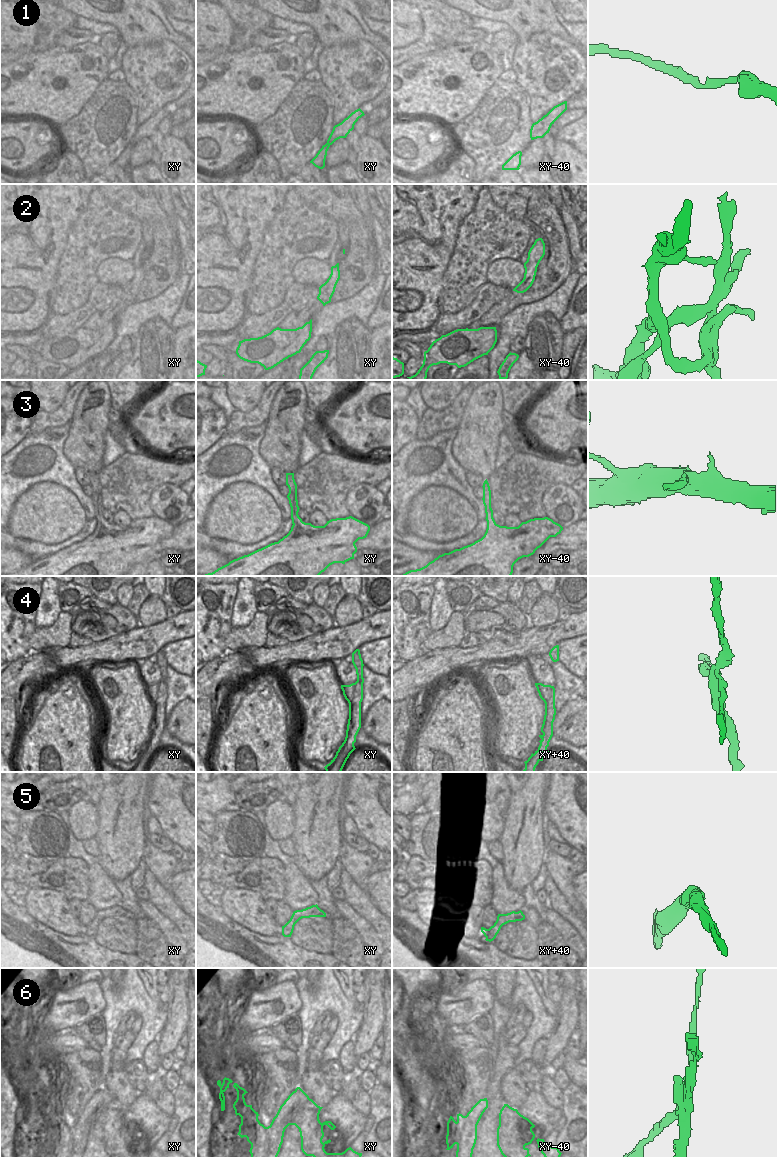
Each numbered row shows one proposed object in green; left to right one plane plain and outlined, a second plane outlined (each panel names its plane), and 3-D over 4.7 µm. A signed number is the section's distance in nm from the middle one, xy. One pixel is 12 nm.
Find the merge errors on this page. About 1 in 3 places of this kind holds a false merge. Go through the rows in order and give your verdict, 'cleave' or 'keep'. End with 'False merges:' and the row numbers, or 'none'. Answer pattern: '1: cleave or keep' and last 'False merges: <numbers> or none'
1: keep
2: cleave
3: keep
4: cleave
5: keep
6: cleave
False merges: 2, 4, 6

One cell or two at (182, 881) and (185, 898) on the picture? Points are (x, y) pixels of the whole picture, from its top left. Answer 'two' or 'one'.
one

